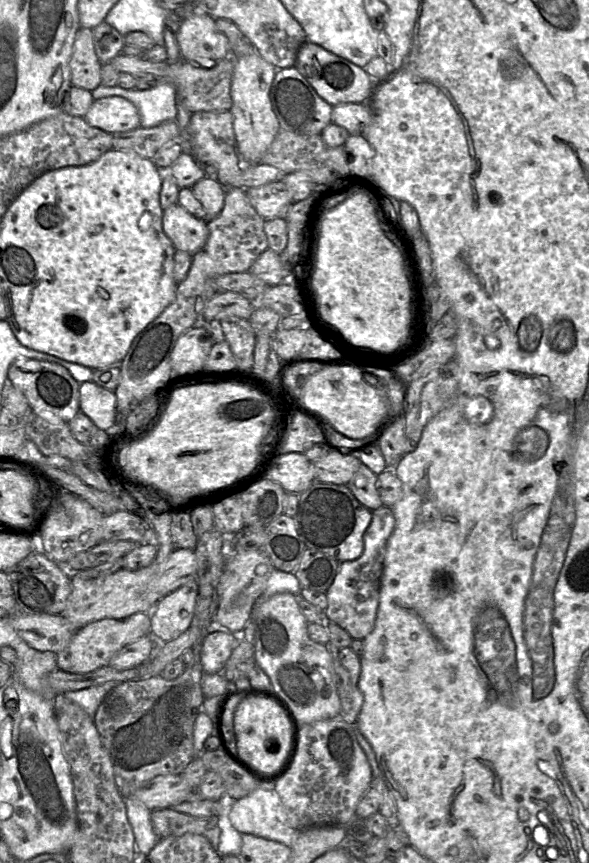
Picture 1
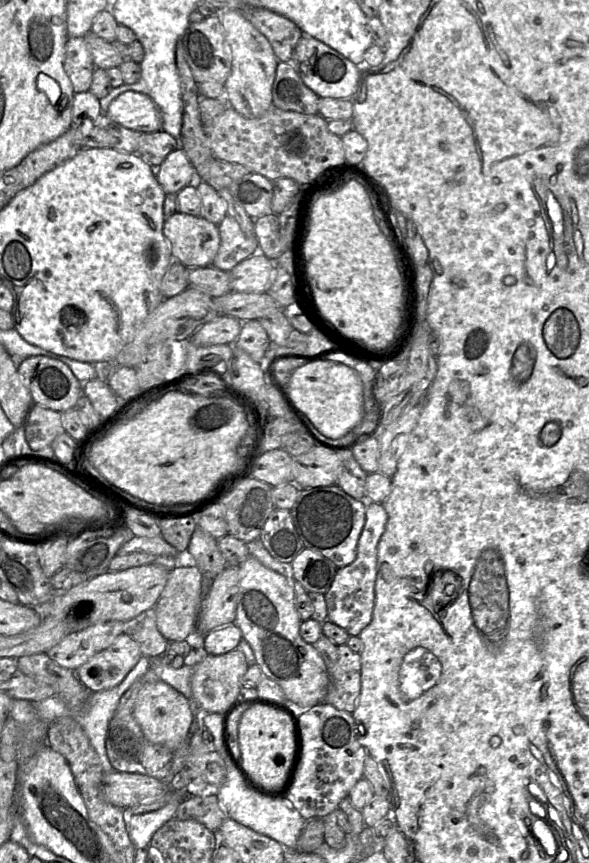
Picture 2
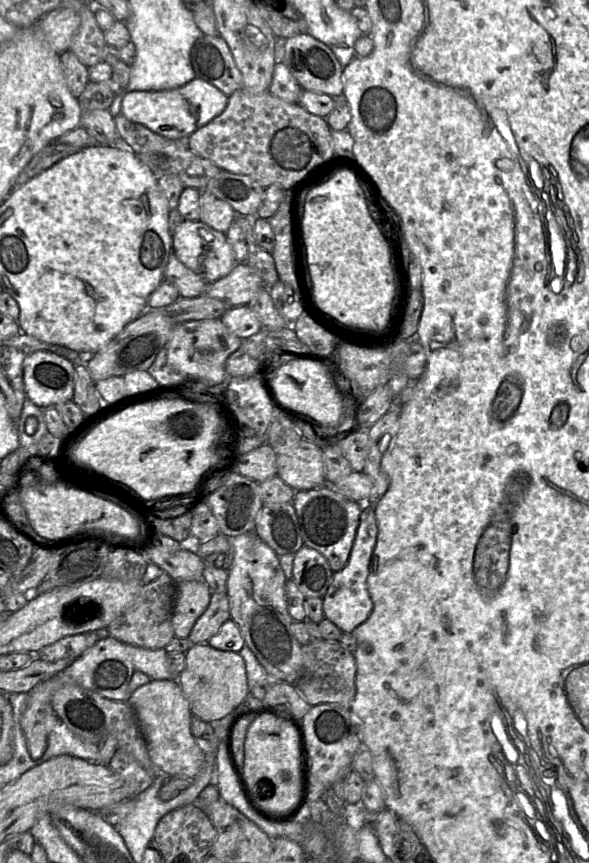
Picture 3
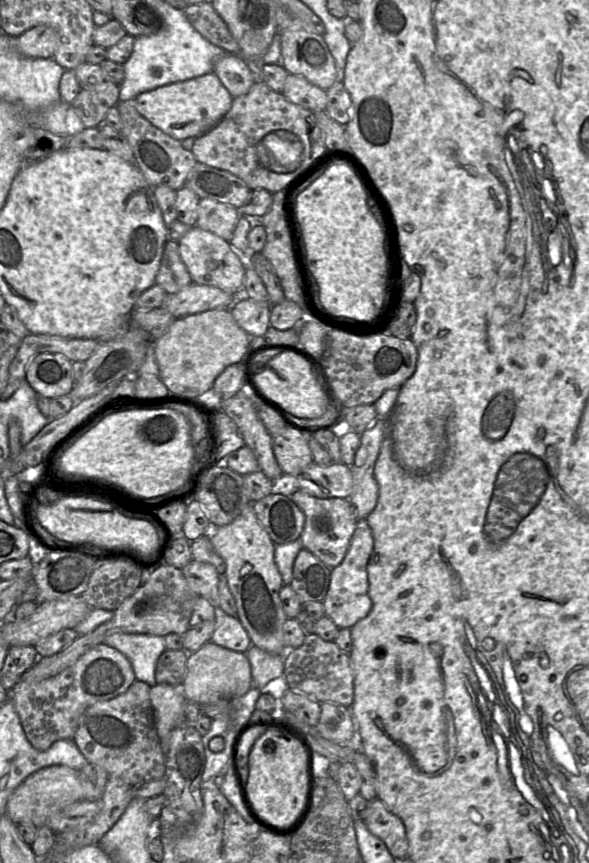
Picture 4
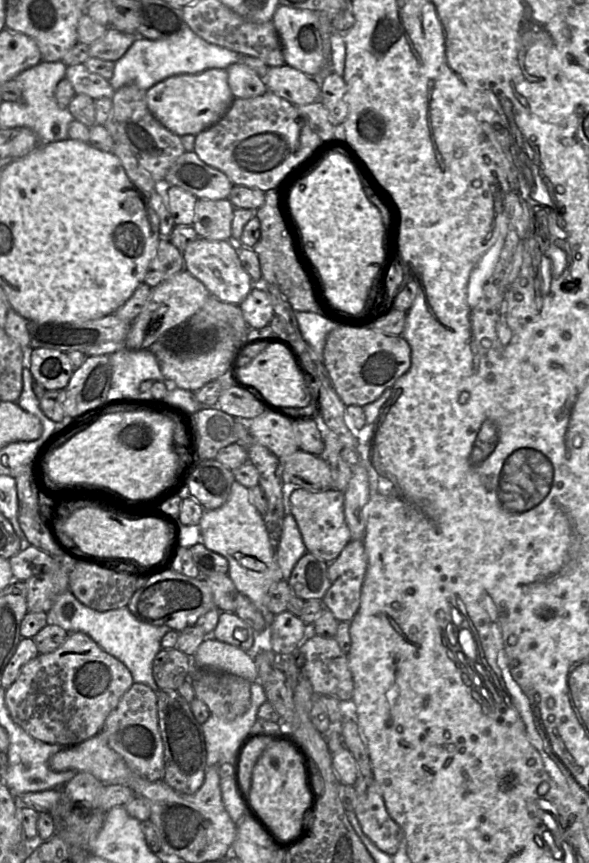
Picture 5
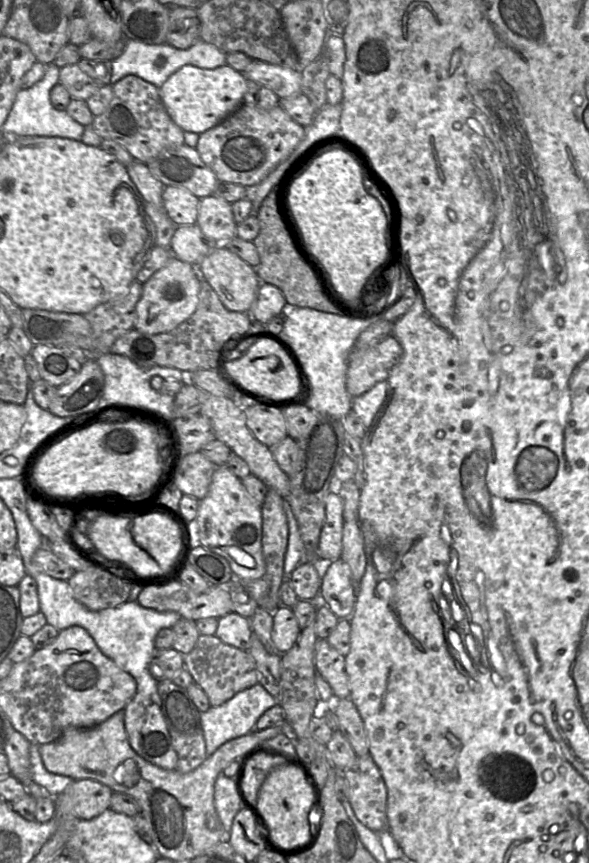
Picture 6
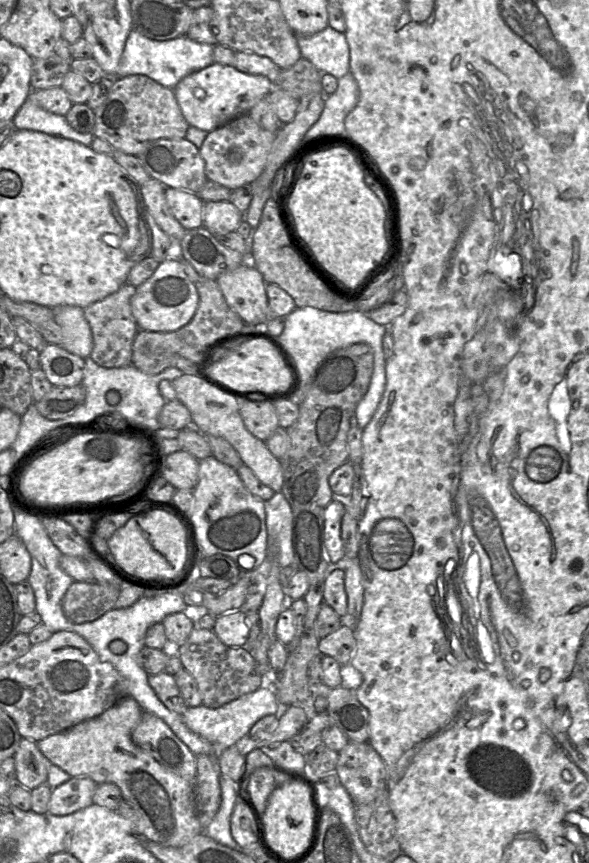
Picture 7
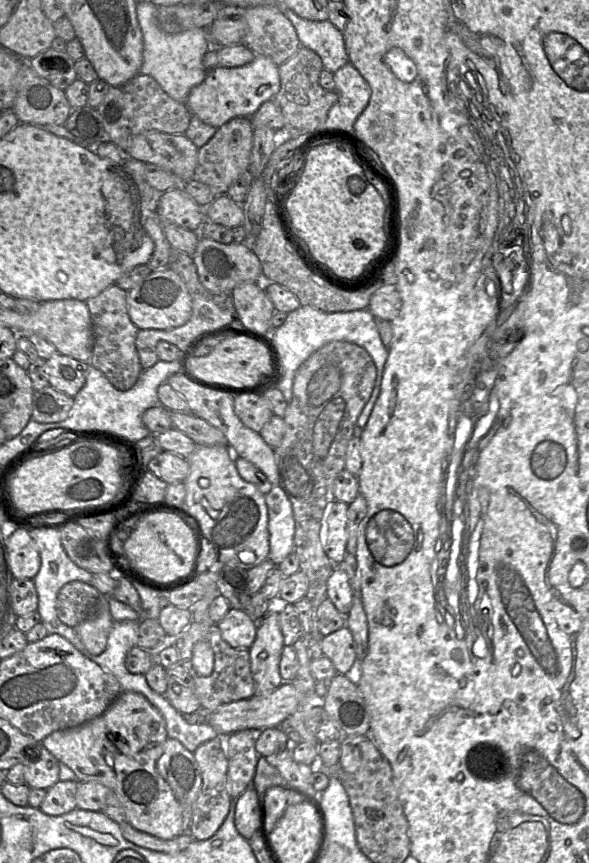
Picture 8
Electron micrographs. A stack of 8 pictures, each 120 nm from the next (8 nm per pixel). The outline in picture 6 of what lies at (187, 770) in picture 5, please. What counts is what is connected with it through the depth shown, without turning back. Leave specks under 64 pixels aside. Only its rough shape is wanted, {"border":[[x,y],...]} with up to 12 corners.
{"border":[[159,681],[161,712],[189,773],[207,758],[200,712],[186,689]]}

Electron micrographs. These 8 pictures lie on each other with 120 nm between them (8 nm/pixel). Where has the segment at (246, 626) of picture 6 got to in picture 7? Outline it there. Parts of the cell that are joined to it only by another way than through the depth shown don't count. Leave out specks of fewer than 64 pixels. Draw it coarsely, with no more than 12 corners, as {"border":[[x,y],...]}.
{"border":[[246,614],[216,617],[213,631],[225,645],[245,647]]}

